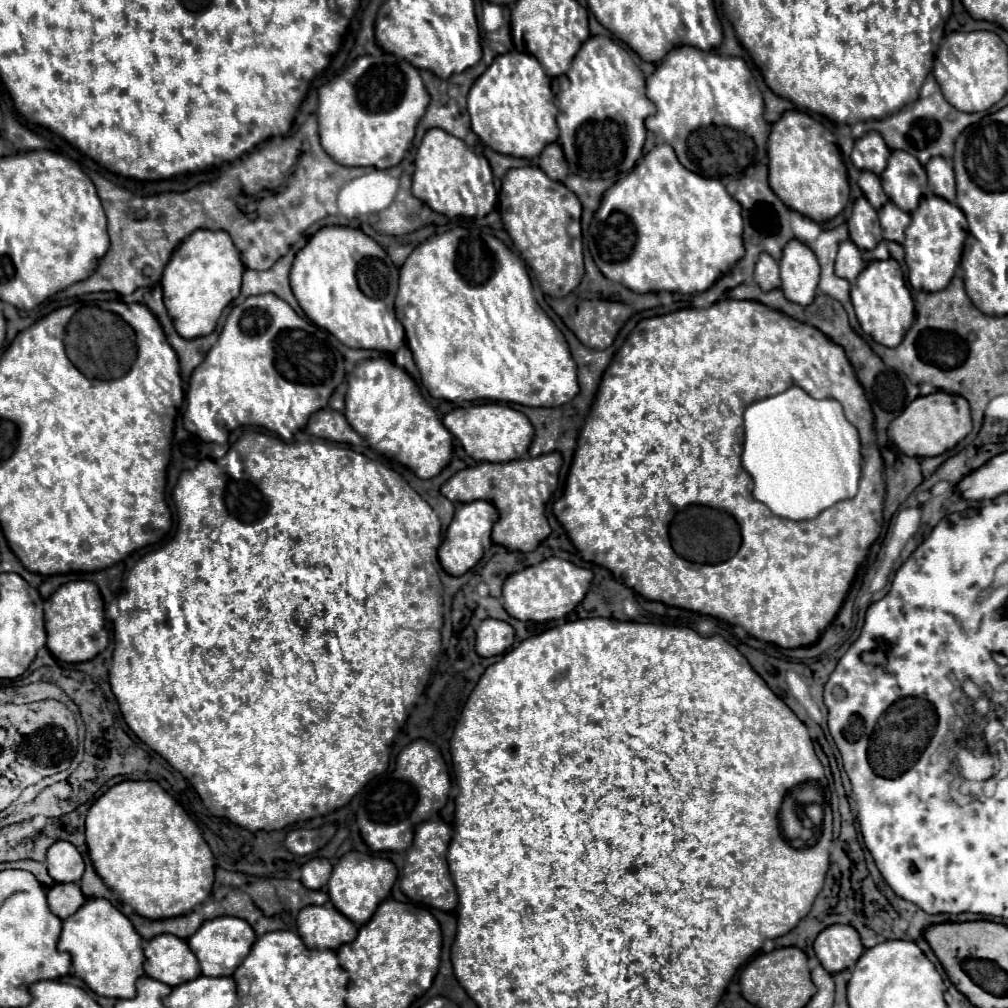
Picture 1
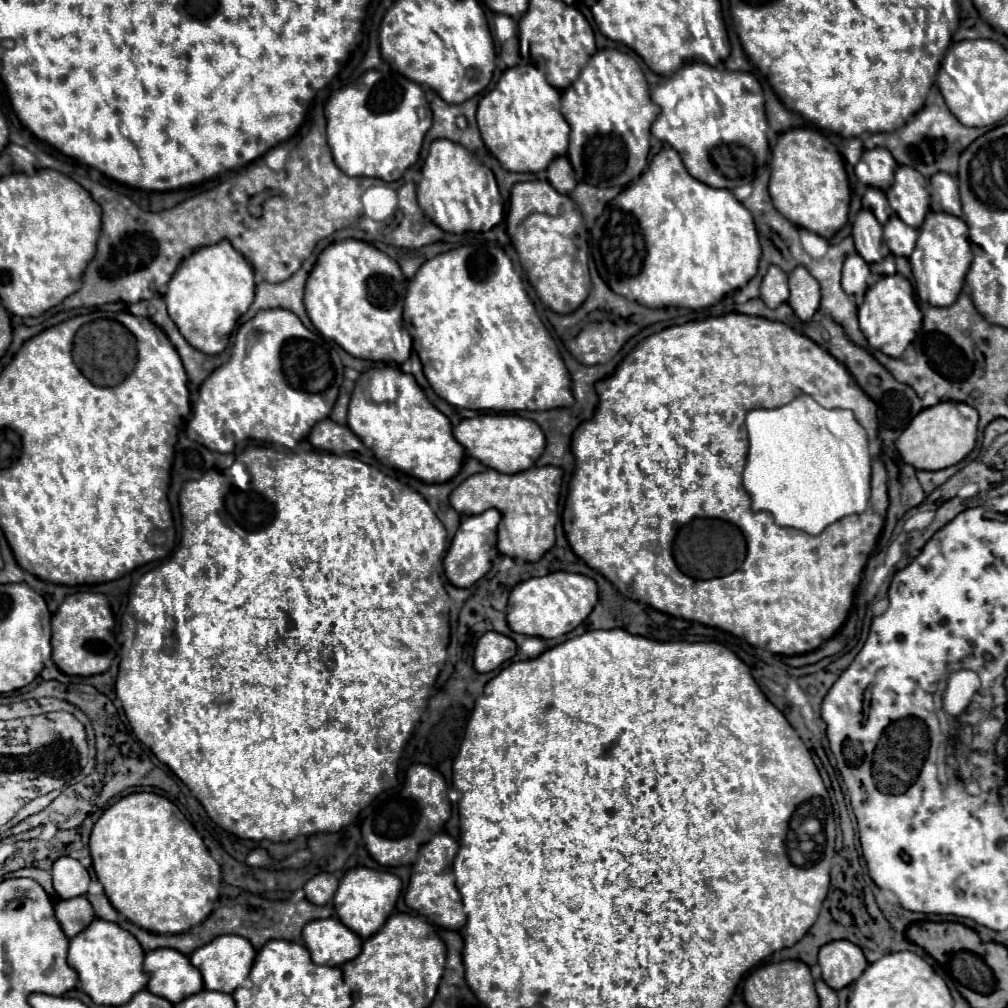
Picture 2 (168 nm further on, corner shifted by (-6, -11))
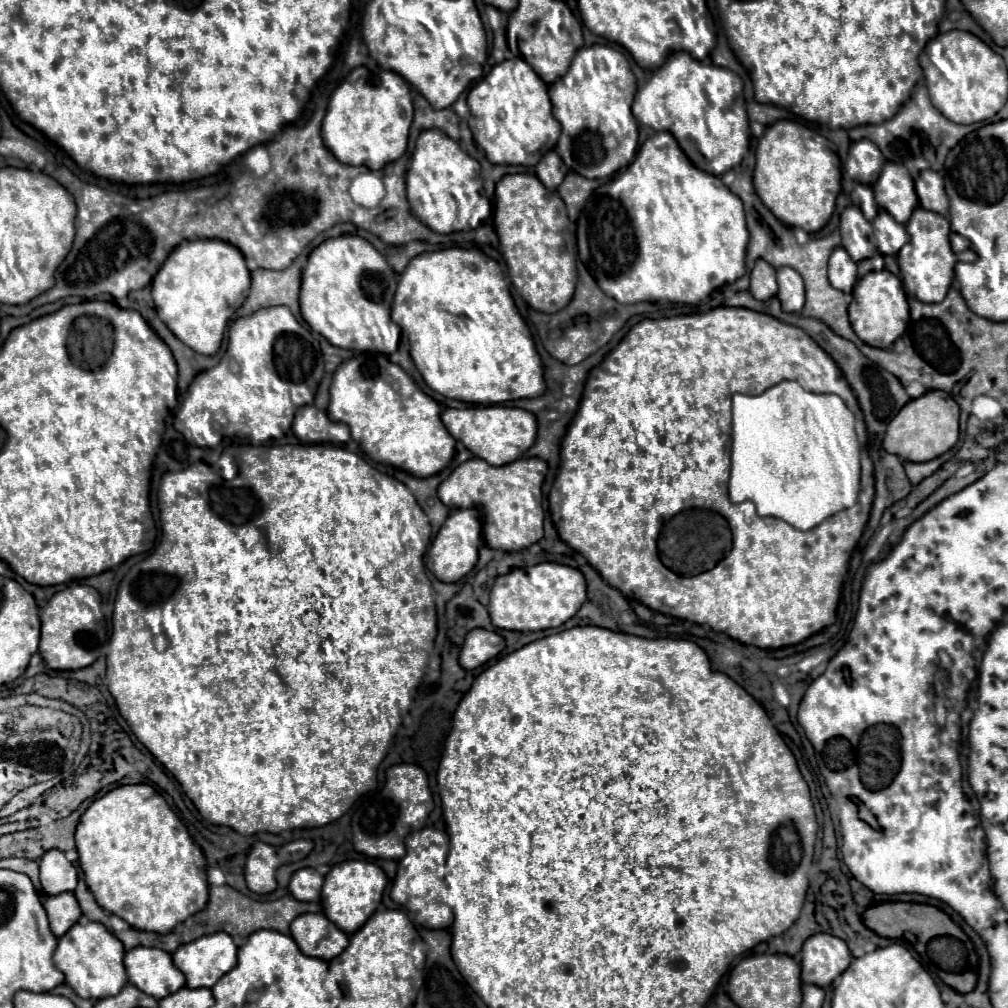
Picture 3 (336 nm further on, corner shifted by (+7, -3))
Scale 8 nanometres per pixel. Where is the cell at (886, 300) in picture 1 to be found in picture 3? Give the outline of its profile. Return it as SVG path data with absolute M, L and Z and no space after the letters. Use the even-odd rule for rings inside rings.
M890 270L870 272L856 282L852 294L854 294L854 300L848 306L848 314L850 314L850 324L856 332L856 336L862 342L866 342L868 346L888 348L906 330L908 320L910 320L902 282Z

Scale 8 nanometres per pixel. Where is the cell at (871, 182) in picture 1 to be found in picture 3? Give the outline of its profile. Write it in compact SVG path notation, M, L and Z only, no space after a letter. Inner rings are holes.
M856 184L854 186L854 192L852 192L852 198L854 198L854 204L864 212L864 216L868 220L872 220L878 212L878 204L874 202L874 194L872 194L872 188L870 186L862 186L862 184Z

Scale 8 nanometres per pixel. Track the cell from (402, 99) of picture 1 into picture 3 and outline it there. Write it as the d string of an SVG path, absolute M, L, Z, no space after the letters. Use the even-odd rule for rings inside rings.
M360 66L354 70L354 82L342 82L328 100L328 110L322 120L322 140L326 148L348 166L366 166L370 170L382 170L386 164L398 160L406 152L408 130L412 124L414 106L410 98L408 82L390 70Z

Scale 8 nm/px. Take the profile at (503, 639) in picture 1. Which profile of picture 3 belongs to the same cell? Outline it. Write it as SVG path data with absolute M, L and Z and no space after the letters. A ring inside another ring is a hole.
M474 628L466 634L464 646L460 650L460 666L466 670L474 670L490 658L498 656L504 648L506 644L502 636L484 628Z

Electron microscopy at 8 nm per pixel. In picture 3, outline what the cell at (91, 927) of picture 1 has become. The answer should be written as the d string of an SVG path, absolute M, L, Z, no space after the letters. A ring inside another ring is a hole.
M82 922L74 924L62 938L58 938L58 946L54 952L54 964L58 970L64 972L66 984L72 986L80 998L92 1000L114 996L128 982L122 958L122 942L100 922L86 922L84 926Z

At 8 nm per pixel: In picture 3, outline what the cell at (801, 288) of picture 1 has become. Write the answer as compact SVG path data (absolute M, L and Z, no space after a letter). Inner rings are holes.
M778 268L778 300L784 312L800 312L804 306L804 282L794 268Z

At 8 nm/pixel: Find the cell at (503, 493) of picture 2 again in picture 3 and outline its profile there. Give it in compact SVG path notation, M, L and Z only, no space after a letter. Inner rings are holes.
M480 458L460 464L438 488L438 496L452 508L476 508L482 514L484 540L494 550L524 550L544 536L542 520L542 482L548 464L540 458L520 458L506 466L490 466Z

